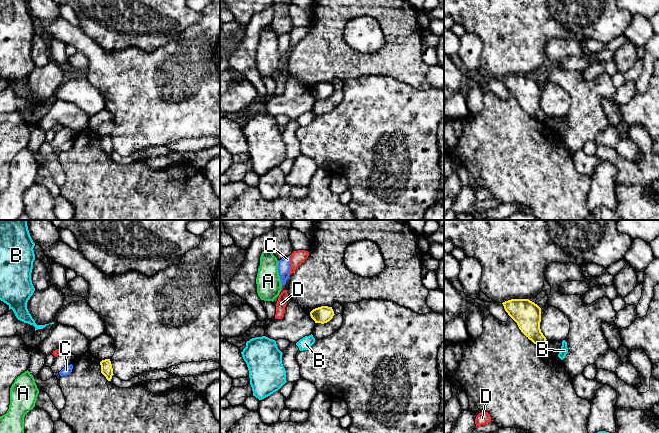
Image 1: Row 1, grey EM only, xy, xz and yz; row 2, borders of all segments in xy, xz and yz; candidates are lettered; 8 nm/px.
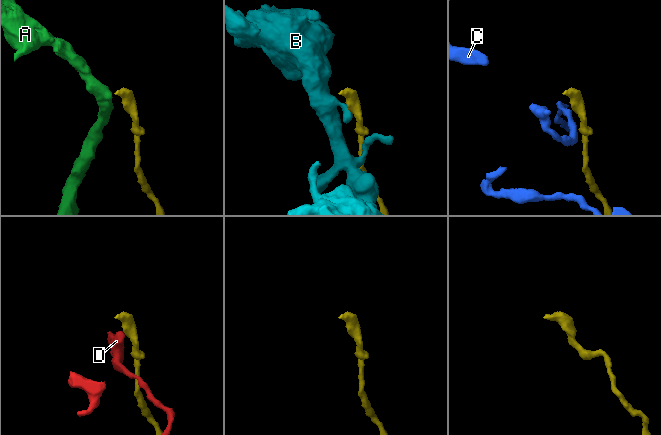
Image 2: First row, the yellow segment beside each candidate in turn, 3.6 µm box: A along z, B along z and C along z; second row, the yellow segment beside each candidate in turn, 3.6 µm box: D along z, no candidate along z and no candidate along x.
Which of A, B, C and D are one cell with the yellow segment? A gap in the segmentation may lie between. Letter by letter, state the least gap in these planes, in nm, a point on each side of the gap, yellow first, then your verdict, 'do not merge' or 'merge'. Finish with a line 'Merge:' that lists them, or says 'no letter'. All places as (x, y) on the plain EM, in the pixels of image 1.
A: 280 nm | xz (310, 88), (278, 71) | do not merge
B: 100 nm | xz (315, 98), (311, 110) | do not merge
C: 220 nm | xy (100, 140), (72, 141) | do not merge
D: 200 nm | xz (310, 88), (286, 79) | do not merge
Merge: no letter

